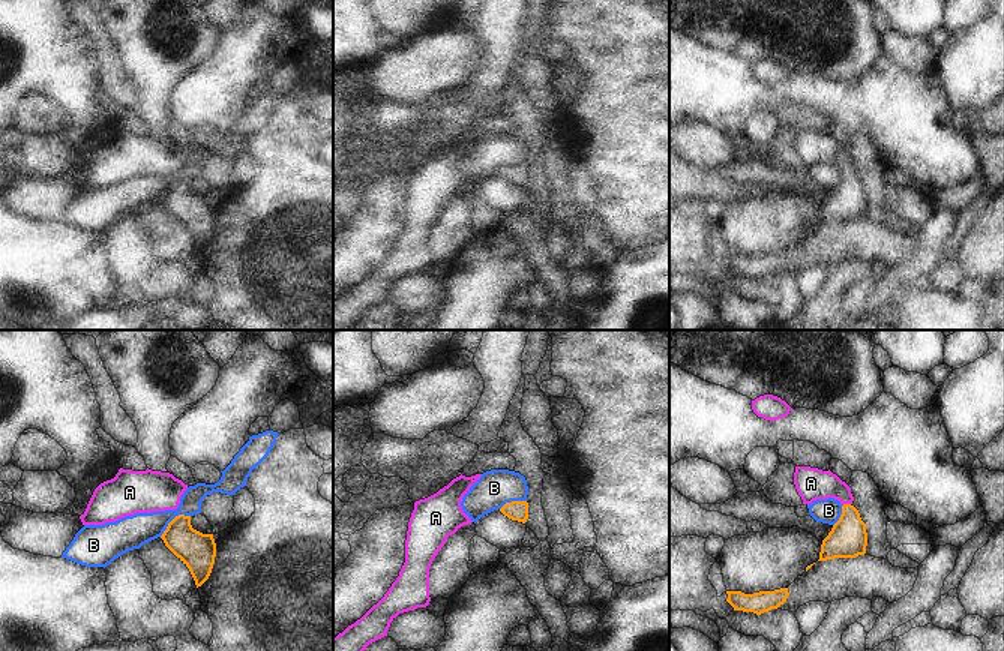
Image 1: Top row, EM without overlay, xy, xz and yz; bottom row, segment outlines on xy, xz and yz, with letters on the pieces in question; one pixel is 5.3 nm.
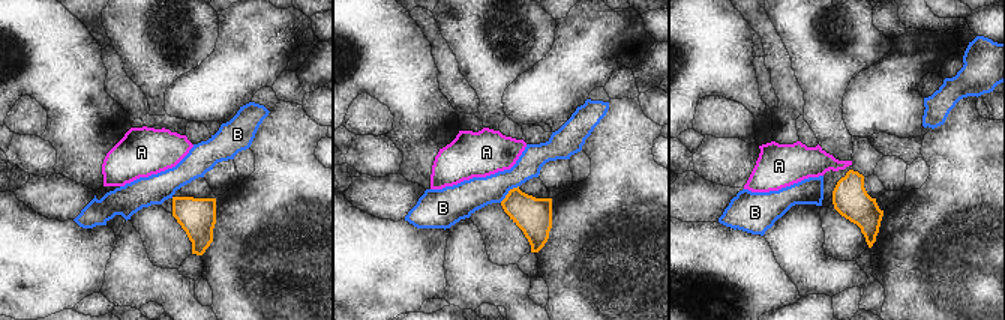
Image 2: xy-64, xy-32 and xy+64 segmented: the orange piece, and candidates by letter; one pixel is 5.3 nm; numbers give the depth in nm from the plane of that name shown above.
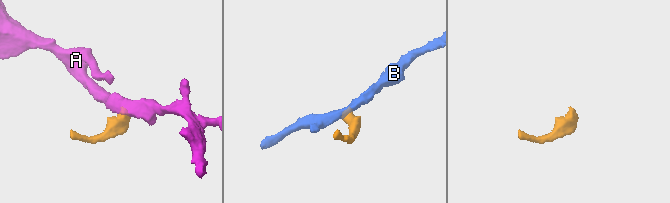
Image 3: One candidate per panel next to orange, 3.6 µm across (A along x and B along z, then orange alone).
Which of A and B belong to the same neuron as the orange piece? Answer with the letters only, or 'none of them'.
A

